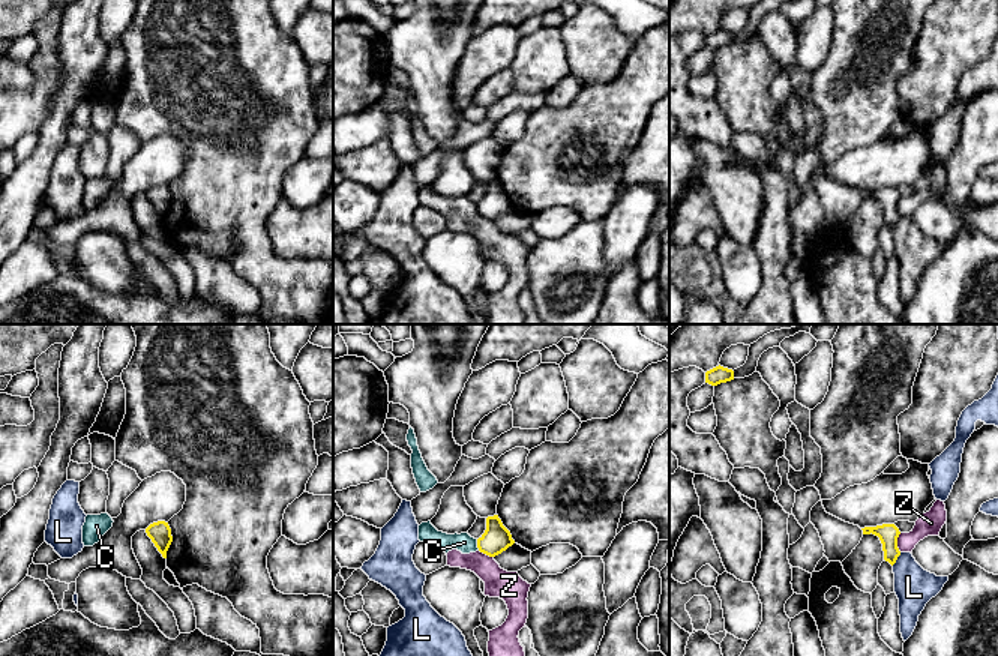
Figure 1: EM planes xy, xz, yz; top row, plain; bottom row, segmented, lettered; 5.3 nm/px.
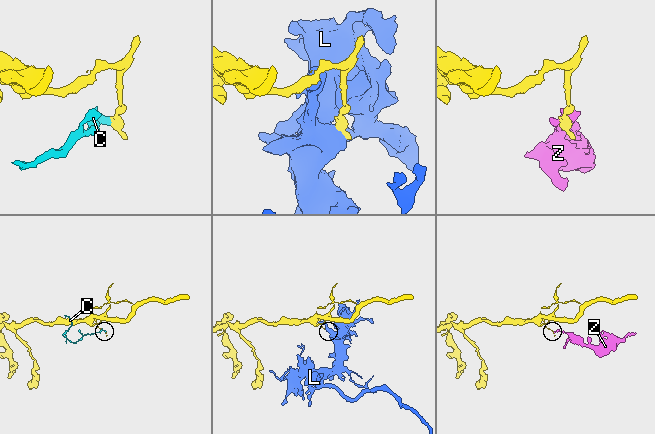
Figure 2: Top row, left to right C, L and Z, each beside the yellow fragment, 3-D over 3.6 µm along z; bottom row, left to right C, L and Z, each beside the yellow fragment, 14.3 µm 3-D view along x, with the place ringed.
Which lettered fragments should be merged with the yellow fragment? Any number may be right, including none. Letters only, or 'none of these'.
none of these

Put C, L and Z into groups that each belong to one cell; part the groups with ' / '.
C Z / L

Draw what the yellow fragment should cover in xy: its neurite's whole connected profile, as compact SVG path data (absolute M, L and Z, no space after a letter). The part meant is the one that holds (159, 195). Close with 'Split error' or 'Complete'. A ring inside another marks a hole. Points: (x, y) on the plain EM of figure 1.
M158 185L146 192L147 200L152 203L158 215L167 222L167 215L173 206L171 192L168 186Z. Complete

